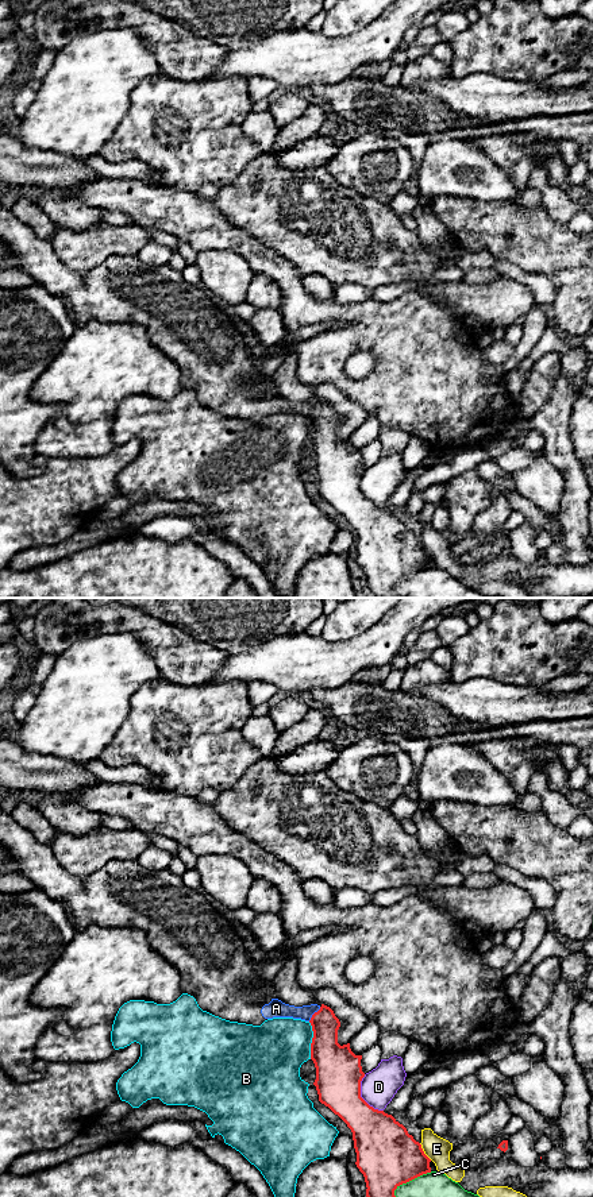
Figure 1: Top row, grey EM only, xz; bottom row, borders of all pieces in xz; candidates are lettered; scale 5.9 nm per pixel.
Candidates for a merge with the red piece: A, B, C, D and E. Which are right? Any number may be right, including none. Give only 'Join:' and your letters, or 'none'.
Join: A

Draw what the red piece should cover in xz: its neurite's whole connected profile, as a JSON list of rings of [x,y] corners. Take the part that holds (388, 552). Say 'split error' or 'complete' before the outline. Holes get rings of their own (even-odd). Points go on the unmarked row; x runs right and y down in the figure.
split error; [[[0,201],[0,239],[19,258],[20,267],[28,273],[50,294],[66,297],[73,310],[76,327],[84,327],[89,321],[104,324],[140,324],[147,331],[149,340],[172,359],[181,371],[181,386],[193,391],[203,406],[230,417],[261,421],[265,416],[273,413],[293,413],[309,417],[313,426],[311,439],[311,455],[316,463],[316,482],[319,497],[338,510],[351,525],[354,544],[357,548],[357,563],[365,572],[366,592],[371,598],[401,598],[396,594],[394,586],[423,569],[431,568],[431,555],[424,549],[421,540],[408,529],[392,510],[374,505],[361,493],[361,476],[365,472],[362,467],[362,451],[355,451],[350,439],[340,441],[338,439],[339,414],[334,406],[321,399],[294,402],[273,394],[257,386],[251,377],[257,372],[259,359],[250,355],[243,336],[238,332],[235,320],[230,318],[223,309],[217,308],[207,293],[196,285],[188,283],[182,274],[167,266],[149,266],[134,256],[111,256],[88,273],[72,271],[57,255],[51,242],[41,239],[27,225],[20,223],[14,213],[4,208]]]

